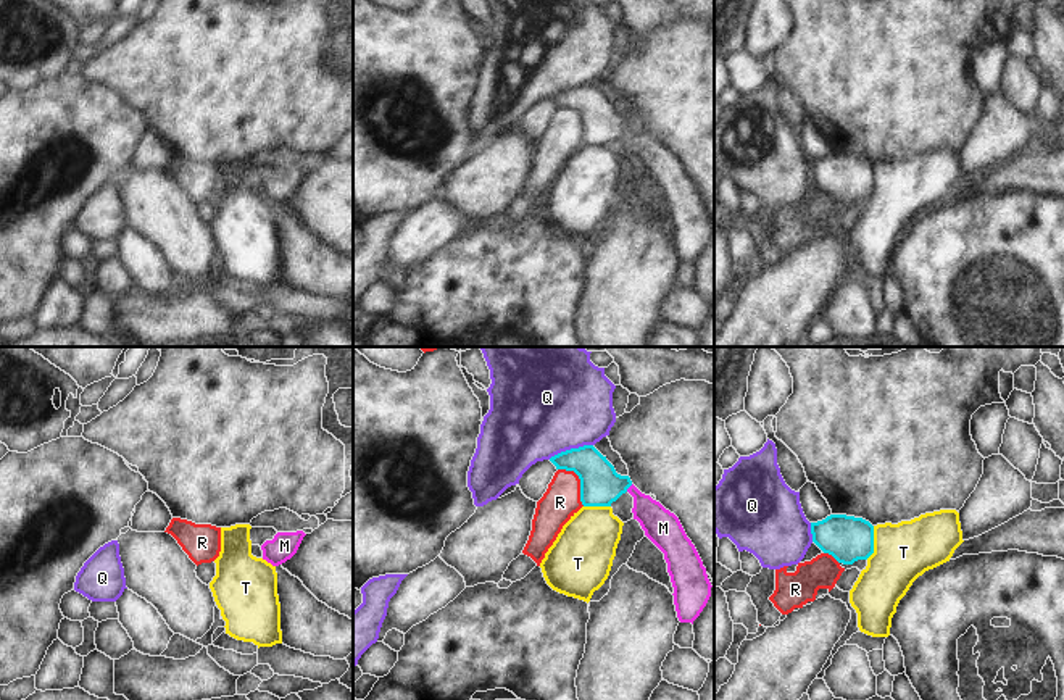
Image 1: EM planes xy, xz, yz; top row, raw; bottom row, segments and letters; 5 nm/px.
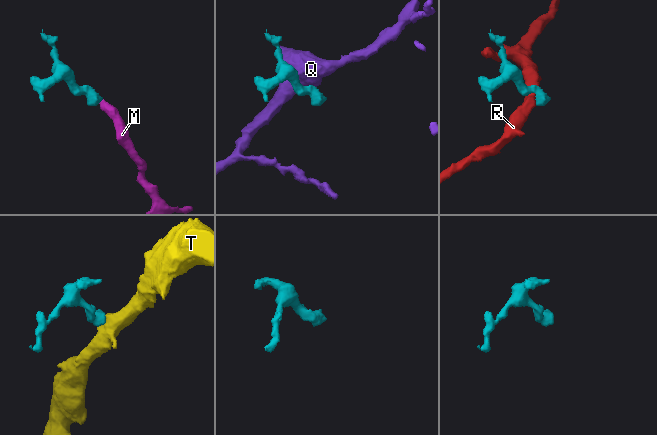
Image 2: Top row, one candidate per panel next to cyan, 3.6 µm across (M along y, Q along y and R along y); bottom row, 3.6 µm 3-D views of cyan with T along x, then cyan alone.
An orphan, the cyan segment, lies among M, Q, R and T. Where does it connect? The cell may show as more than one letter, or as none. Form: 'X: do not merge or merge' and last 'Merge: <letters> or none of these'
M: merge
Q: do not merge
R: do not merge
T: do not merge
Merge: M

